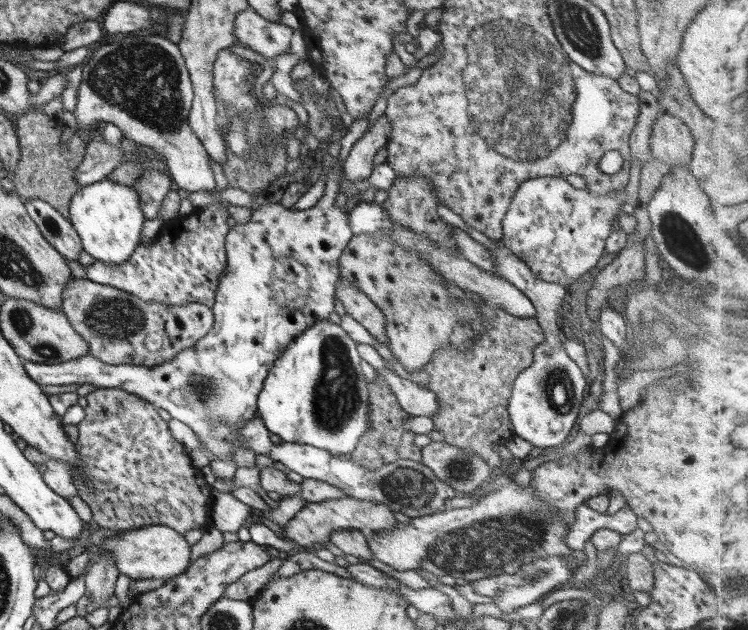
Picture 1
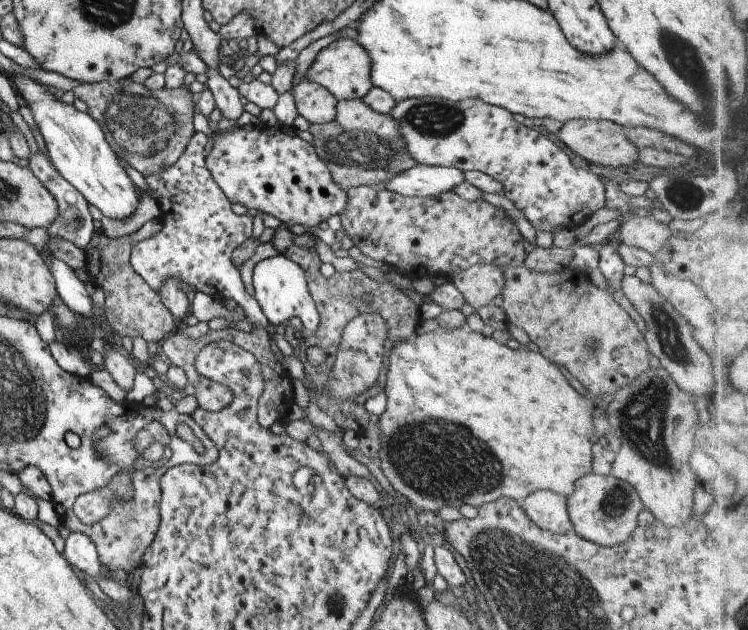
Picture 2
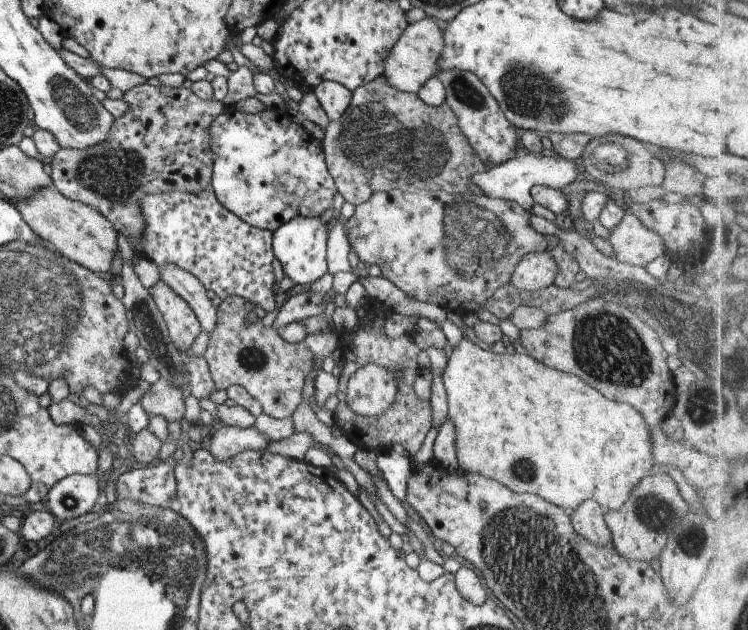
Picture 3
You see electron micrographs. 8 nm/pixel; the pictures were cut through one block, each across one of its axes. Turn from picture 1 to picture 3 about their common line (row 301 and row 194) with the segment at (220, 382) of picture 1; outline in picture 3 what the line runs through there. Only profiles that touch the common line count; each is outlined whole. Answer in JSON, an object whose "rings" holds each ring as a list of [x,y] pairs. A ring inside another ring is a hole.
{"rings":[[[267,107],[257,114],[246,114],[226,108],[208,129],[212,153],[212,176],[210,186],[214,198],[234,216],[247,225],[266,229],[273,233],[279,226],[298,216],[319,217],[332,208],[336,193],[331,176],[324,164],[324,155],[315,141],[301,125],[293,124],[284,109]],[[283,173],[292,175],[293,186],[287,190],[303,194],[299,206],[283,202],[281,196],[271,191],[274,177]]]}

